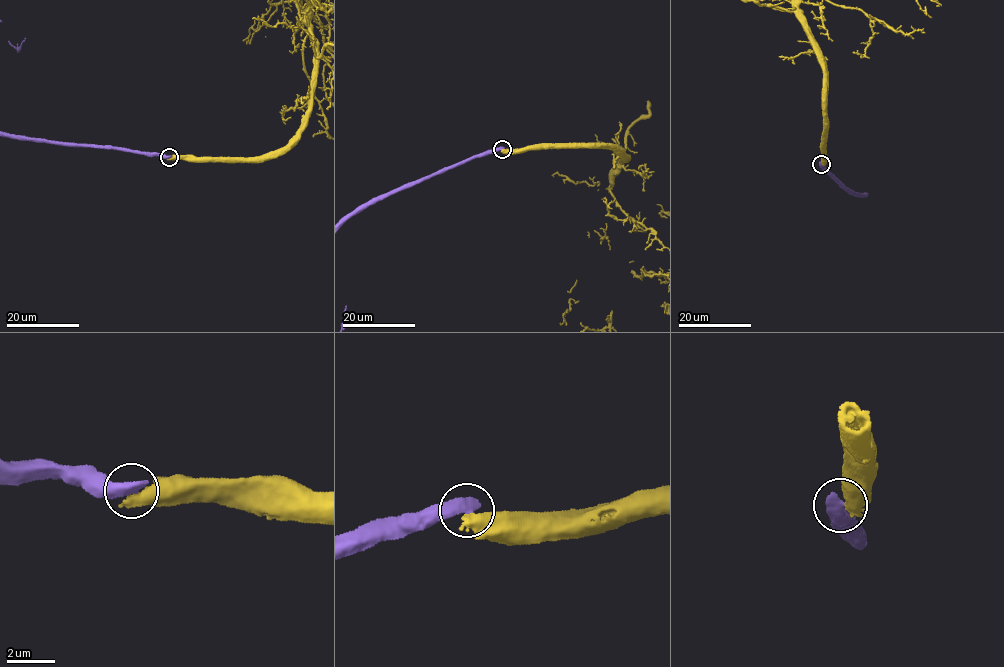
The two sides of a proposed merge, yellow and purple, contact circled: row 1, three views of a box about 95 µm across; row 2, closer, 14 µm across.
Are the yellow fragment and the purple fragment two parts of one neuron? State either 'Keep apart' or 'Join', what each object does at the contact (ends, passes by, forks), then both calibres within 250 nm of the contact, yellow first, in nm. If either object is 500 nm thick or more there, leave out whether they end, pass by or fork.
Keep apart. Thickness 550 nm (yellow) against 550 nm

